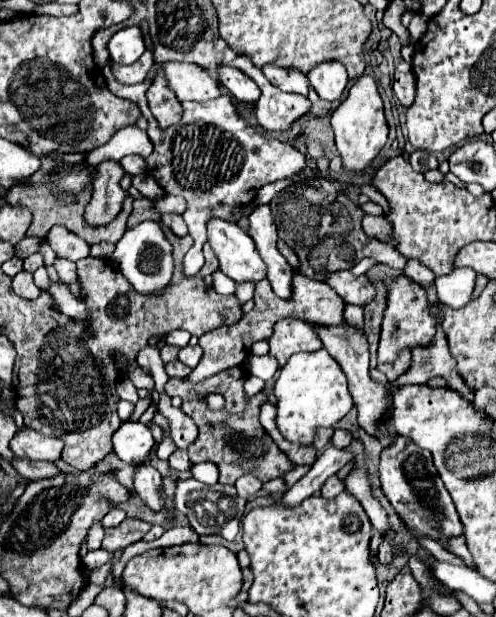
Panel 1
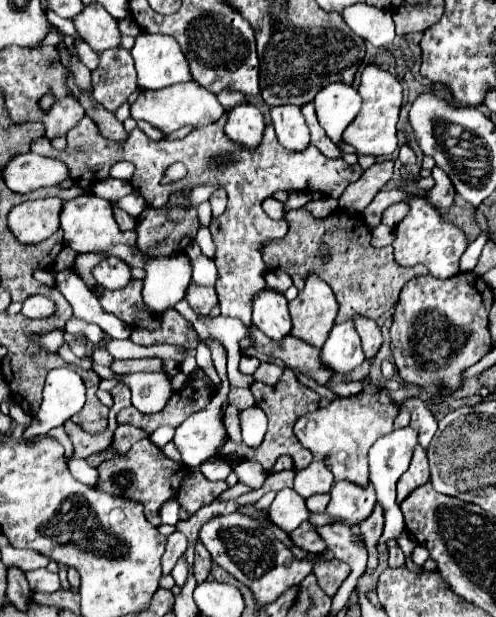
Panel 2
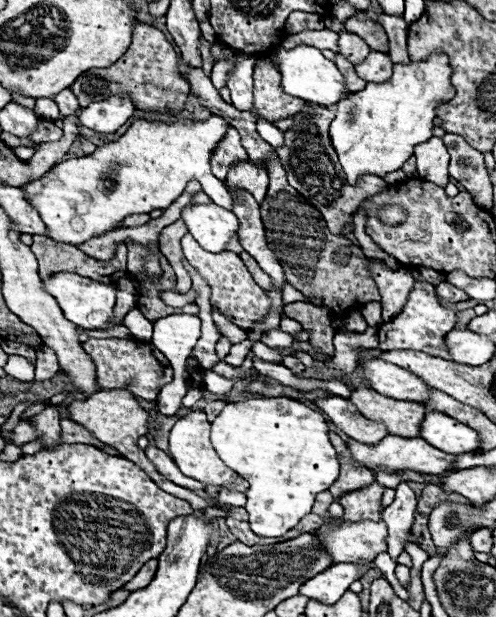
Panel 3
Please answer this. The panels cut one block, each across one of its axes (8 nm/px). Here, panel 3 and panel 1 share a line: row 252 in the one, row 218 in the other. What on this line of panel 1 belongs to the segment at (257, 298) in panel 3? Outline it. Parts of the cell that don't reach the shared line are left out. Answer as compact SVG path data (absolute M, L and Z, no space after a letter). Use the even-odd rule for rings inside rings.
M108 62L102 70L110 92L134 102L148 120L146 132L154 144L154 152L146 158L146 174L152 176L168 194L186 198L188 210L184 220L188 224L188 234L194 238L194 244L204 244L208 240L206 224L210 218L222 218L234 224L236 220L232 210L250 204L264 184L292 178L306 168L306 156L300 150L268 136L258 126L246 122L230 96L220 96L206 104L182 102L182 126L160 130L144 96L150 82L126 86L112 76L110 66L112 62Z

